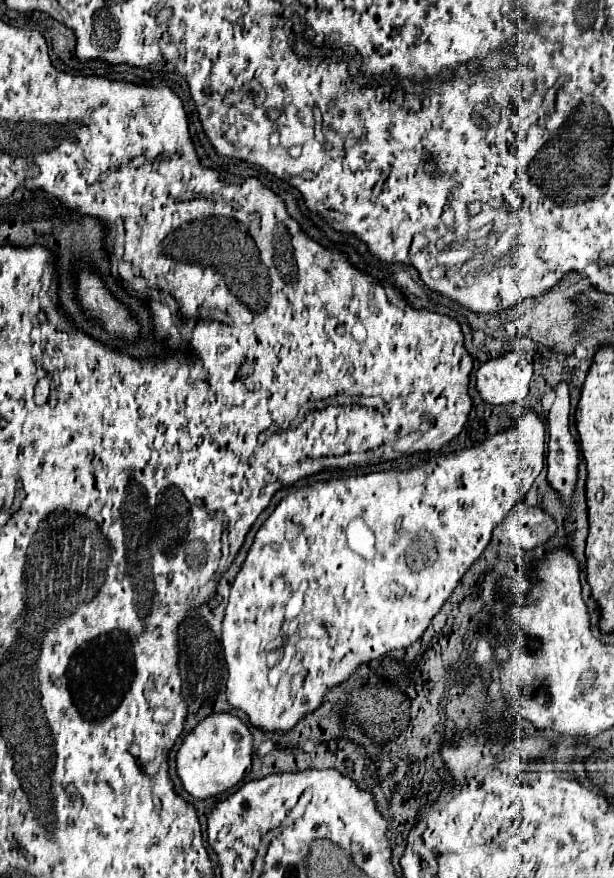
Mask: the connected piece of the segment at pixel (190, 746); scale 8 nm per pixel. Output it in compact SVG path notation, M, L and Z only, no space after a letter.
M216 712L206 716L182 740L182 746L176 752L176 776L192 798L212 798L238 786L250 774L252 754L252 734L248 726L238 716Z

